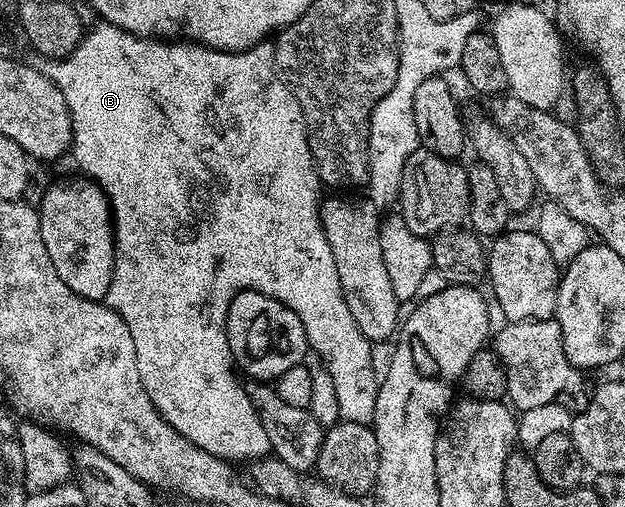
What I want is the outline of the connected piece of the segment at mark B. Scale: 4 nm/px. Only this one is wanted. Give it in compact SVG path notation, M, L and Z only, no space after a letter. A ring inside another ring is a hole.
M97 22L81 37L79 46L64 60L48 65L48 79L61 91L65 105L69 107L69 117L73 127L71 157L82 168L84 175L96 184L109 197L109 206L113 214L113 245L115 262L113 277L107 303L115 308L122 318L127 318L131 326L139 330L145 348L165 348L177 364L169 368L173 376L144 376L142 380L165 380L165 384L177 384L173 392L153 392L150 398L153 405L163 413L166 422L179 434L183 434L192 444L197 444L213 456L228 458L230 461L245 460L249 456L249 436L237 428L229 428L229 376L221 372L221 352L223 356L223 325L231 302L241 292L262 292L275 298L283 306L290 308L303 324L309 347L315 353L323 354L326 373L335 384L336 398L339 401L340 419L360 424L372 423L375 402L378 398L379 374L375 372L373 362L373 344L359 330L351 318L343 290L339 286L339 270L335 270L335 258L331 258L331 246L327 246L325 231L321 229L319 211L319 181L317 167L313 165L309 139L305 129L305 119L299 102L293 97L285 81L277 74L277 63L273 60L273 44L262 42L245 52L222 52L215 48L206 48L204 44L192 42L166 42L161 38L142 38L133 36L113 24ZM141 320L149 328L141 328Z

